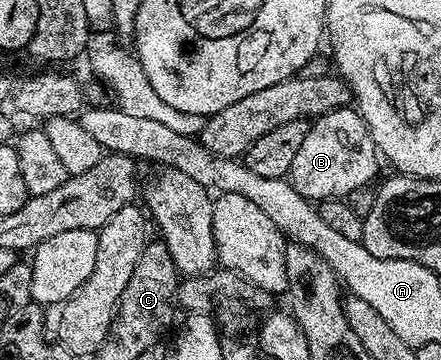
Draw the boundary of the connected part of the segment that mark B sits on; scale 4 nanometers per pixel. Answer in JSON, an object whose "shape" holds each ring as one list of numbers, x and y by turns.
{"shape":[[326,109,320,118,312,119,307,137,304,138,295,164,291,164,287,178,293,183,299,196,308,198,314,204,320,204,326,198,348,199,355,188,370,185,377,174,379,151,367,124,356,109]]}

